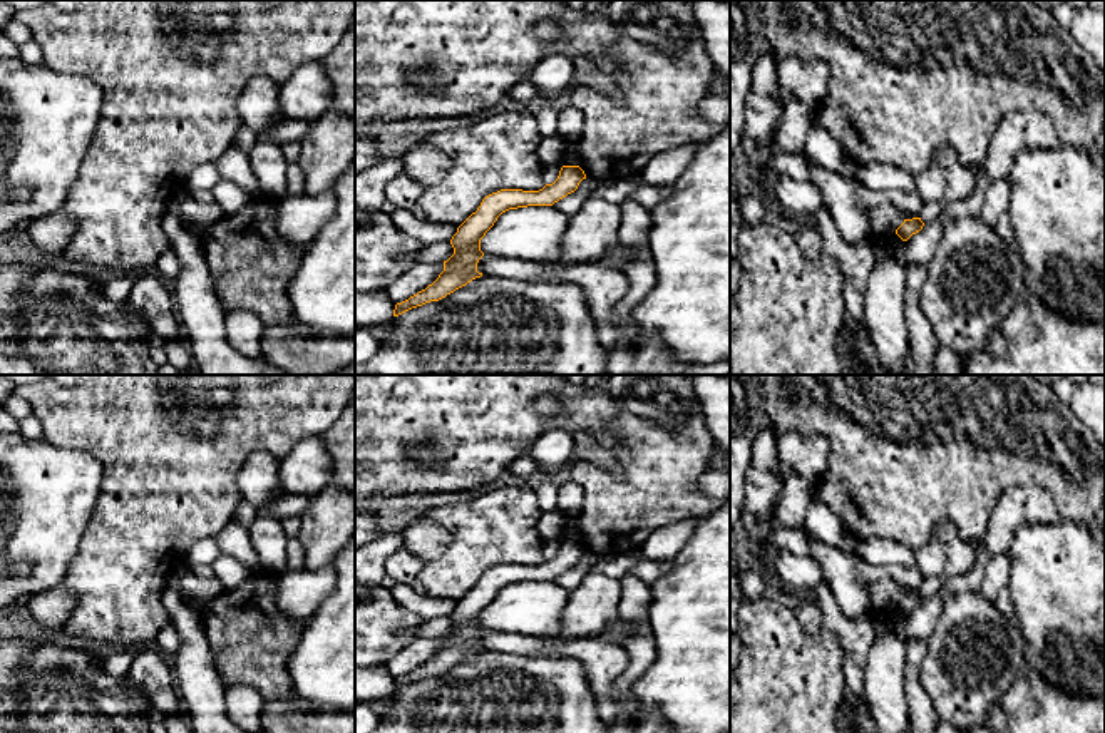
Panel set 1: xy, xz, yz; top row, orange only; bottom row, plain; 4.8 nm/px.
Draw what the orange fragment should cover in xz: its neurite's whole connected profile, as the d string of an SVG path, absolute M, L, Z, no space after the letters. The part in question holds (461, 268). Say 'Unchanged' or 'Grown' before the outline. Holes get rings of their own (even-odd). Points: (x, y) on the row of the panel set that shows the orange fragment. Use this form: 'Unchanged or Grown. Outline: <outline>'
Unchanged. Outline: M563 166L558 179L539 191L501 189L486 196L477 211L472 213L452 236L450 244L454 254L444 261L444 271L439 278L425 290L397 303L393 316L425 303L439 301L472 279L481 278L482 273L477 271L477 263L484 256L481 239L502 213L527 206L552 206L574 192L583 179L586 179L586 174L579 166Z

